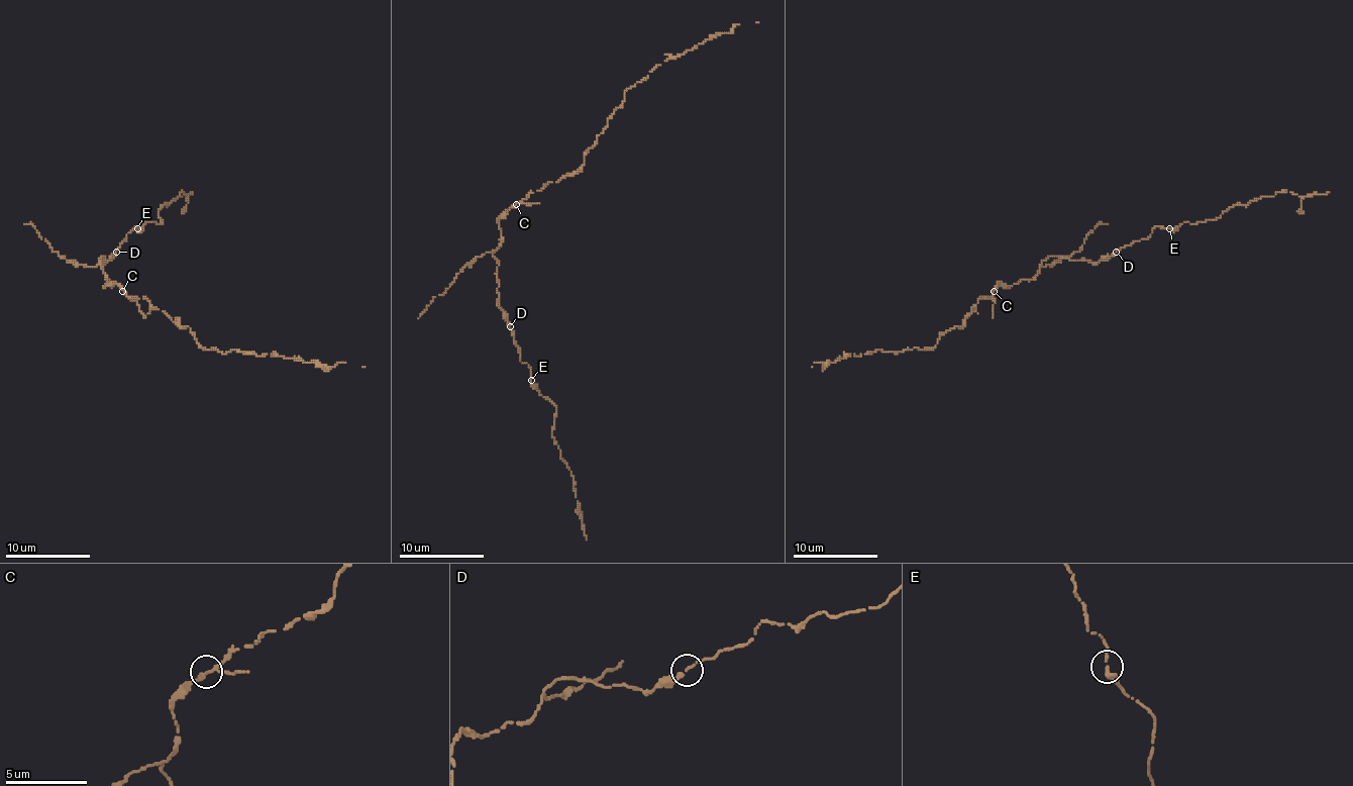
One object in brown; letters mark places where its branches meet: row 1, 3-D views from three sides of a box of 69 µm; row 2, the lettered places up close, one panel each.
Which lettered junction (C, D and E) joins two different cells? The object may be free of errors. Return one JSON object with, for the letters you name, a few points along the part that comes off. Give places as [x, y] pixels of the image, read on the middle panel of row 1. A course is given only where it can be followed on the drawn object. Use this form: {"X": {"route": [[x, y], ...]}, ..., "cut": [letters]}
{"cut": []}

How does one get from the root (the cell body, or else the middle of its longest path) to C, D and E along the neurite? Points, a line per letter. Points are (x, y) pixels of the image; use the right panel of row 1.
C: (1016, 284), (999, 284), (993, 290)
D: (1016, 284), (1031, 279), (1039, 265), (1050, 256), (1097, 263), (1116, 252)
E: (1016, 284), (1031, 279), (1039, 265), (1050, 256), (1097, 263), (1135, 241), (1146, 238), (1156, 226), (1169, 228)

